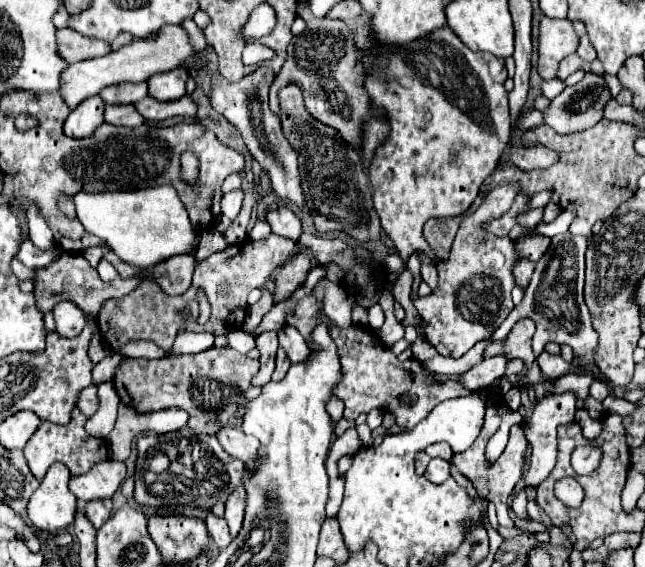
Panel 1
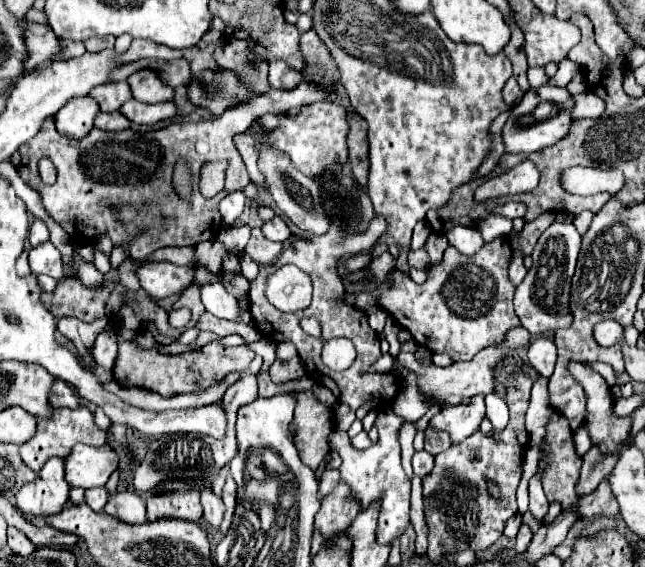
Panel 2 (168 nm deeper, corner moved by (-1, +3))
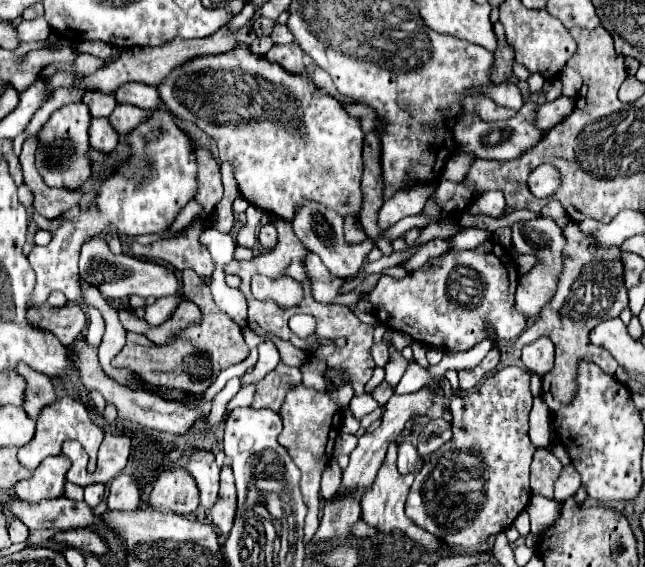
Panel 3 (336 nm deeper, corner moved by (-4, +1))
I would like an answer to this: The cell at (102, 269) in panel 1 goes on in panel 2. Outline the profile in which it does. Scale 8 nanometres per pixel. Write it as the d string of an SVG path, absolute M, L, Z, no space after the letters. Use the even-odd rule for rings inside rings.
M121 244L121 246L113 246L111 252L111 266L117 268L121 262L125 262L129 258L129 244Z

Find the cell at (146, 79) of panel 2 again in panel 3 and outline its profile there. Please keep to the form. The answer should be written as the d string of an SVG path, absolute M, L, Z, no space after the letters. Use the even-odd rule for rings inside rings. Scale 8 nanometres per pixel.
M138 82L120 86L116 90L116 100L120 104L132 104L142 110L154 110L154 108L160 108L160 104L162 104L158 88L148 86L148 84L138 84Z

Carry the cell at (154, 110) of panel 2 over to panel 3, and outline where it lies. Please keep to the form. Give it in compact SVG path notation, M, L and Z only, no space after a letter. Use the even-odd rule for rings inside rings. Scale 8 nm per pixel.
M118 104L116 110L112 112L110 120L112 120L112 126L116 128L116 132L128 134L128 132L132 132L136 126L140 126L144 120L148 120L150 114L152 114L150 110L142 110L142 108L128 106L128 104Z

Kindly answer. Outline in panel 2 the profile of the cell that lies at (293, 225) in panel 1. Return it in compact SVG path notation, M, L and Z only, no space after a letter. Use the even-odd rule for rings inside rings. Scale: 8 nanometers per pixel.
M275 216L269 222L265 222L261 230L263 230L263 236L269 238L269 240L273 240L273 242L285 242L285 240L291 238L291 232L289 232L287 224L279 216Z

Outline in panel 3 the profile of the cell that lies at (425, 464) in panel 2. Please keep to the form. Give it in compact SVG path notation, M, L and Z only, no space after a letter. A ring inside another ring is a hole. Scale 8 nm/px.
M404 440L404 442L398 442L398 462L396 462L396 466L402 474L418 472L424 466L424 458L416 450L416 446L412 446L410 442Z

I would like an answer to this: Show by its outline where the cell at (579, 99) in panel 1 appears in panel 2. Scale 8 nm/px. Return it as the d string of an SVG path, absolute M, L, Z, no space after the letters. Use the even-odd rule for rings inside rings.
M547 84L539 88L529 88L523 100L511 110L511 116L501 130L505 152L507 154L531 154L547 146L553 146L569 132L569 124L573 122L571 108L573 108L571 94L565 88L555 88Z

